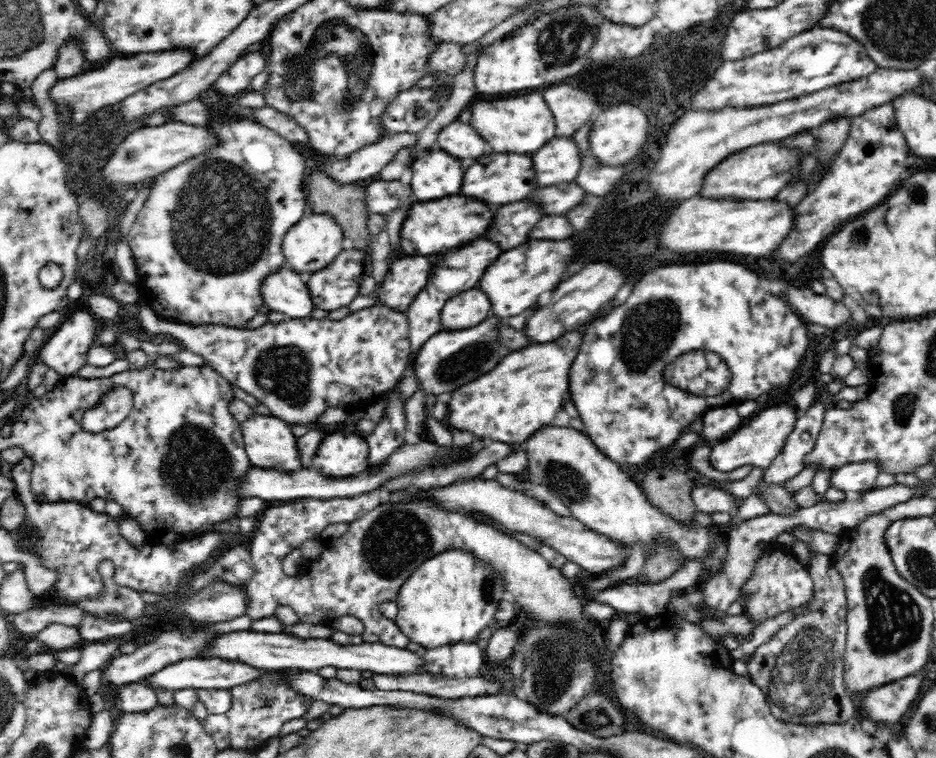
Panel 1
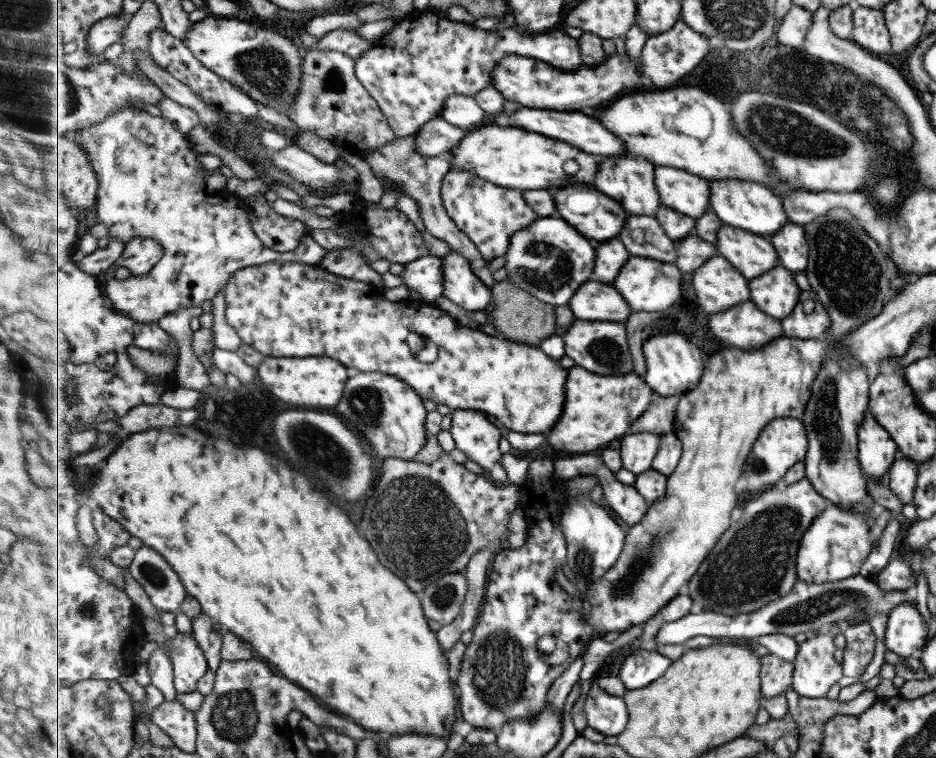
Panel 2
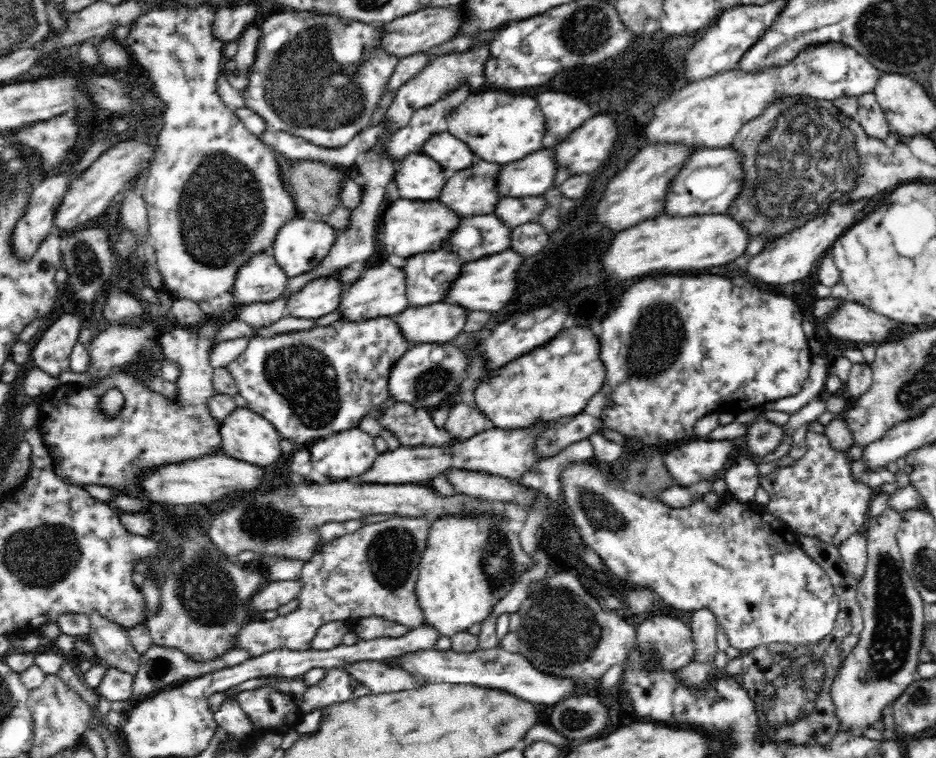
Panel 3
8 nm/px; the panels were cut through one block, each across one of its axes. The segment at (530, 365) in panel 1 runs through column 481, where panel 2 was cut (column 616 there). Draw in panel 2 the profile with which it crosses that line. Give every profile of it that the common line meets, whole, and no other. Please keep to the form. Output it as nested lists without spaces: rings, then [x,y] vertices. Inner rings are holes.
[[[571,368],[571,380],[567,380],[567,412],[563,412],[563,420],[555,426],[555,432],[549,434],[549,444],[555,450],[565,452],[585,452],[585,454],[599,453],[613,440],[621,440],[629,431],[635,420],[642,418],[647,408],[654,402],[654,389],[647,384],[646,378],[637,372],[625,376],[603,376],[589,372],[586,368]]]

